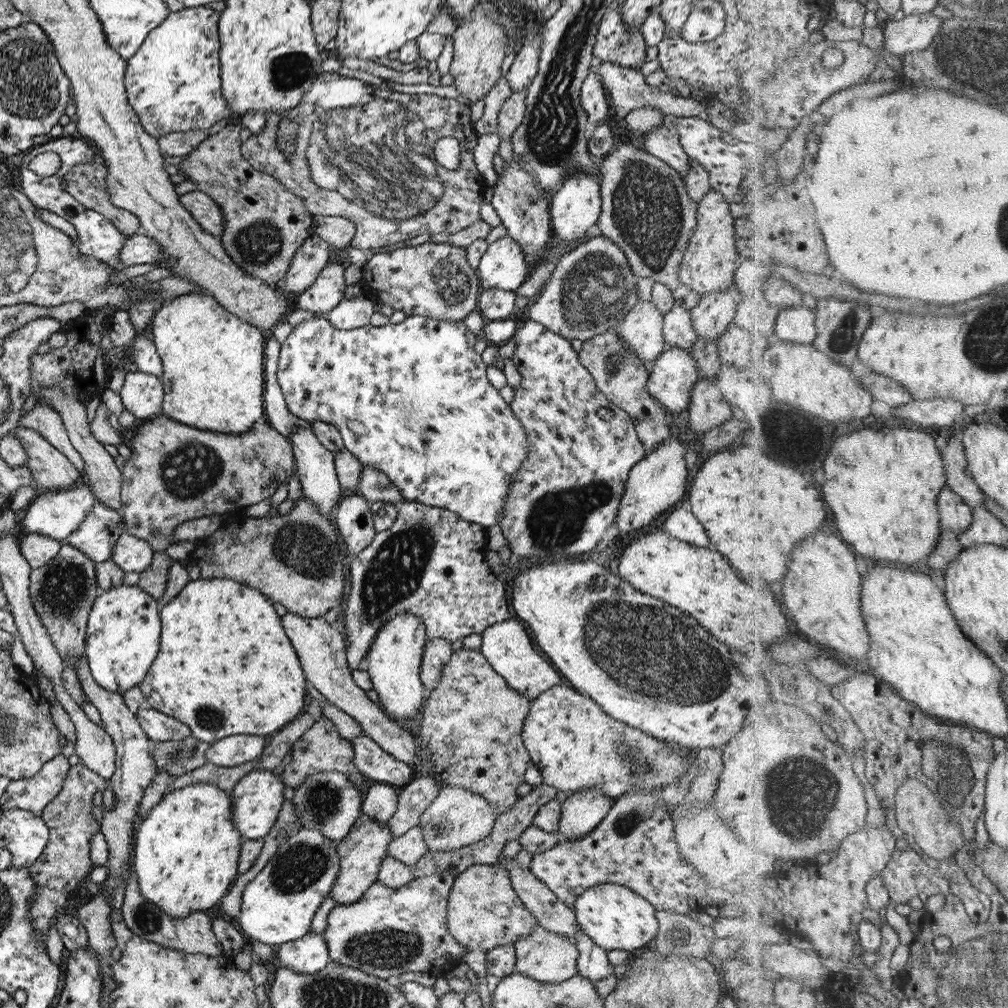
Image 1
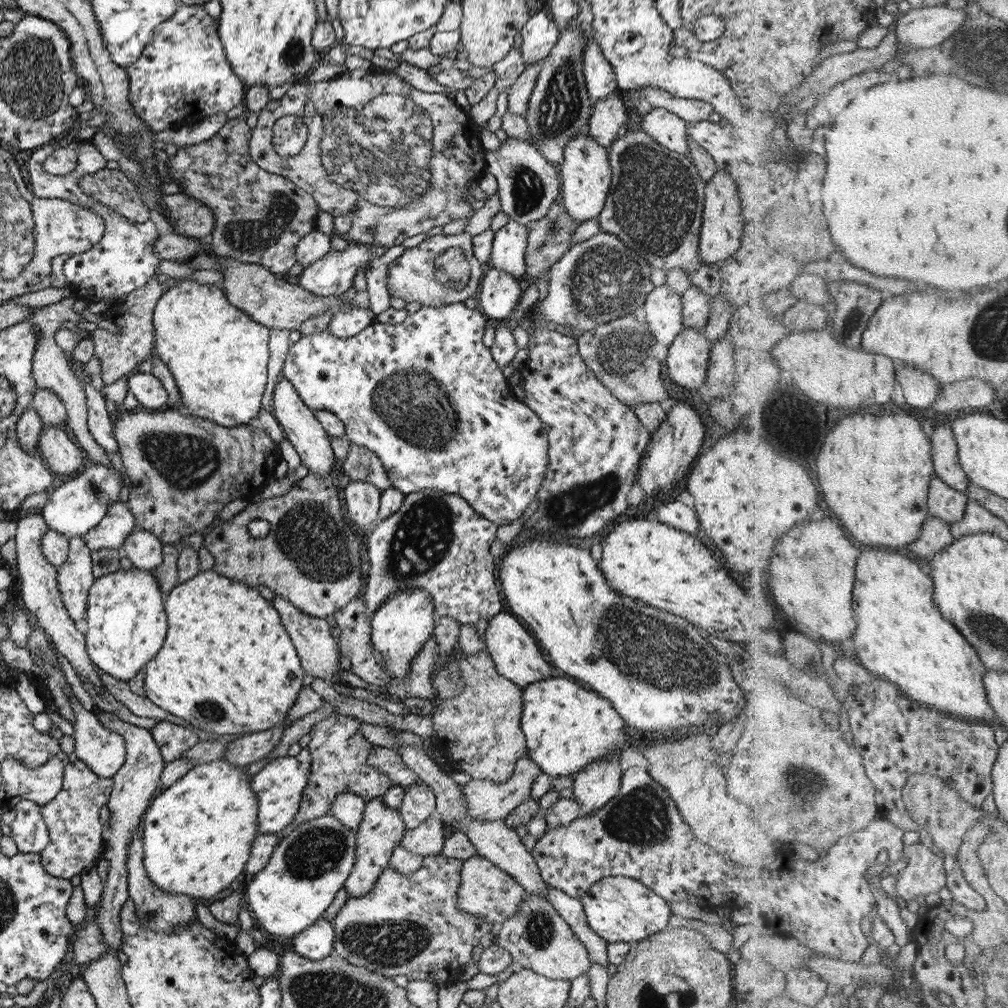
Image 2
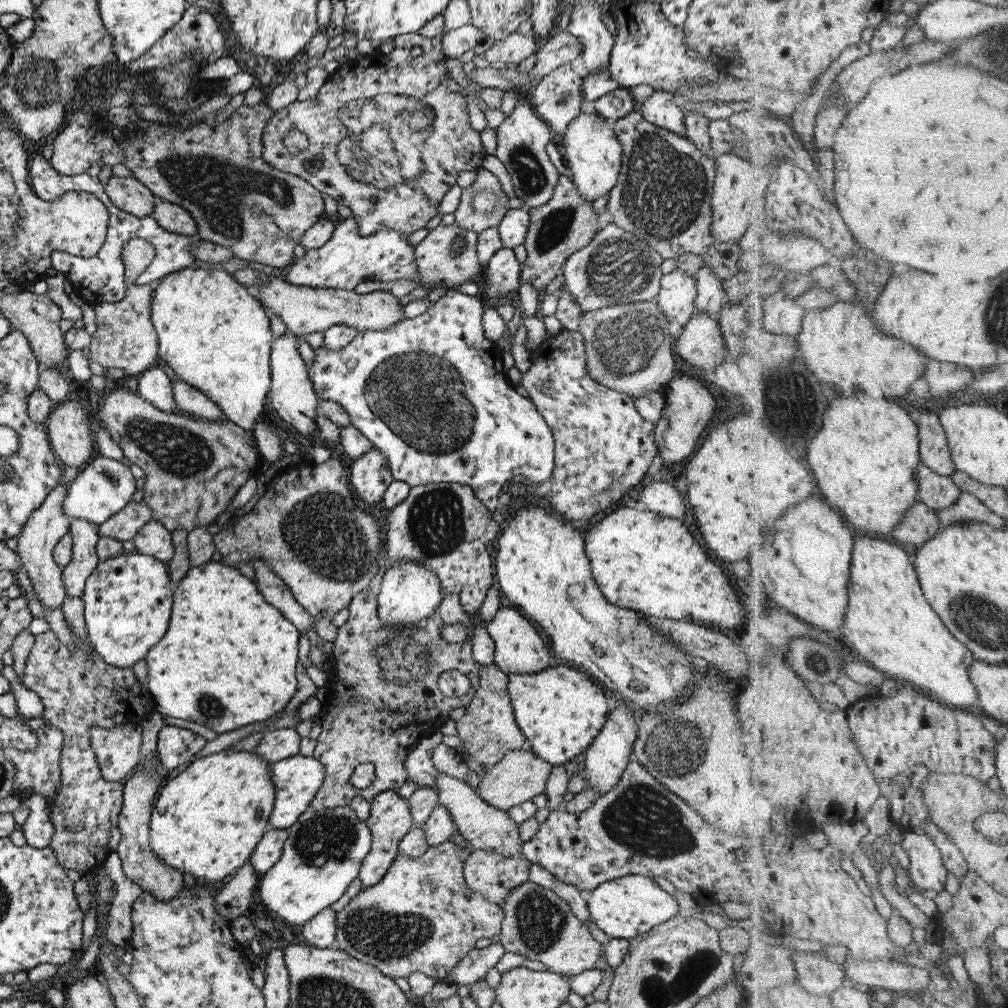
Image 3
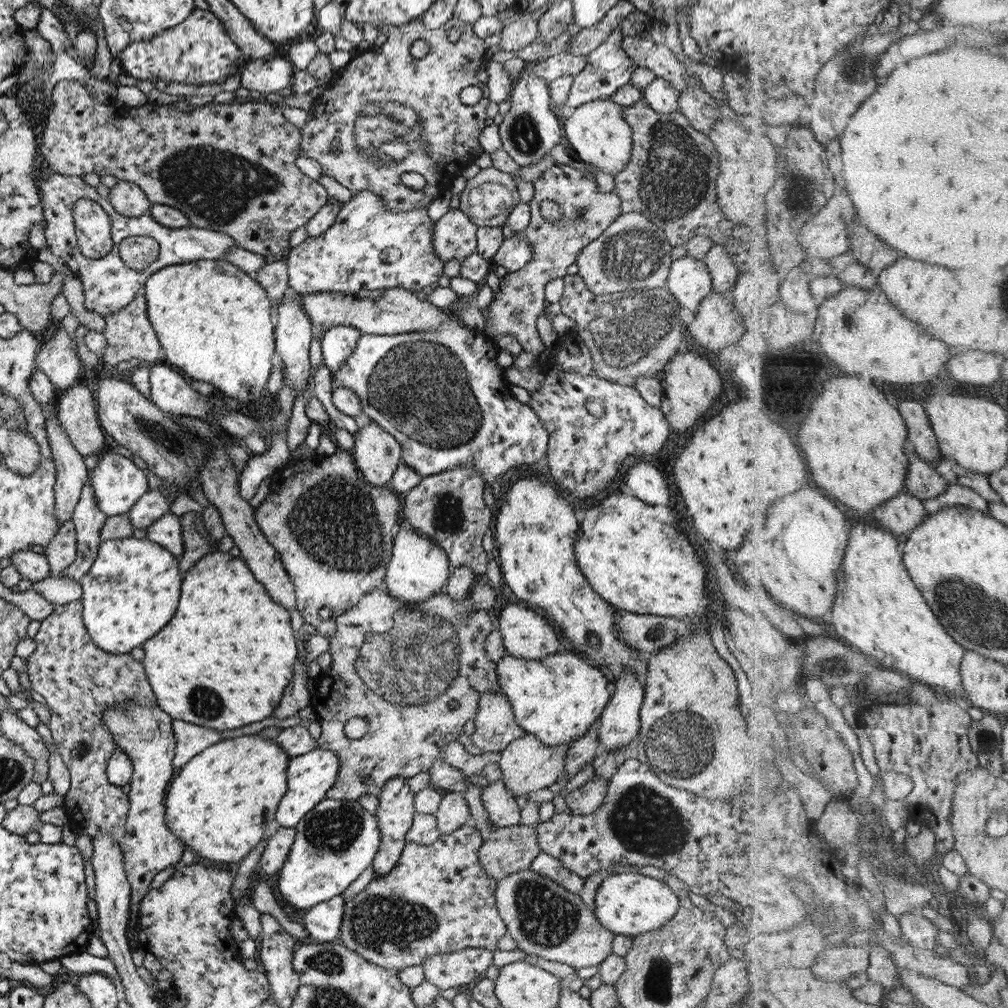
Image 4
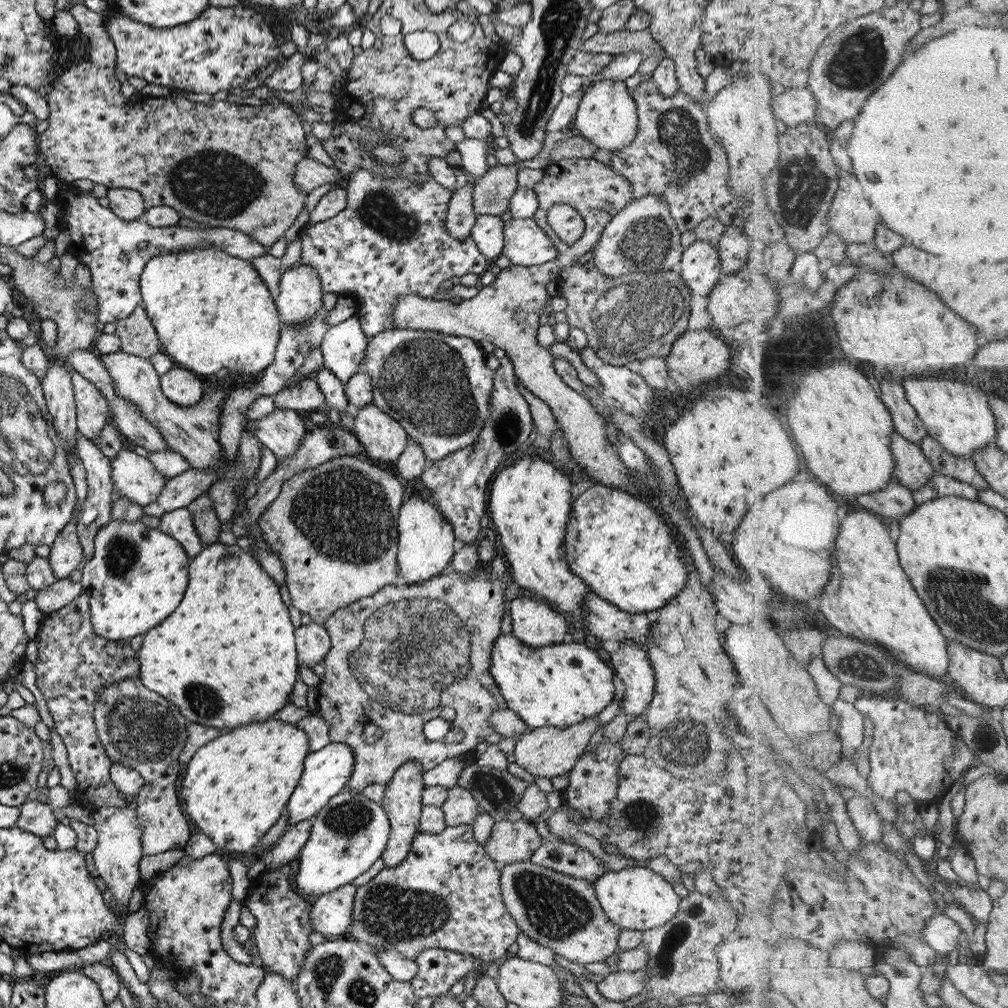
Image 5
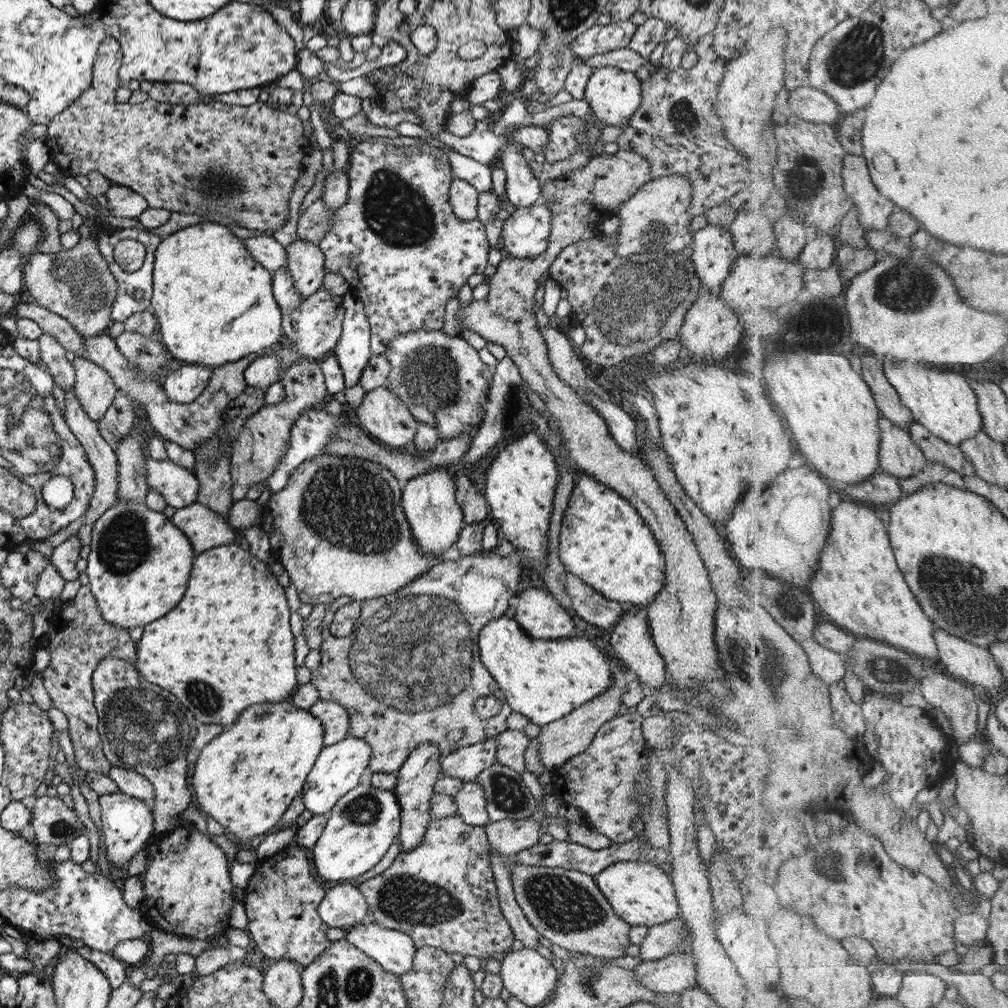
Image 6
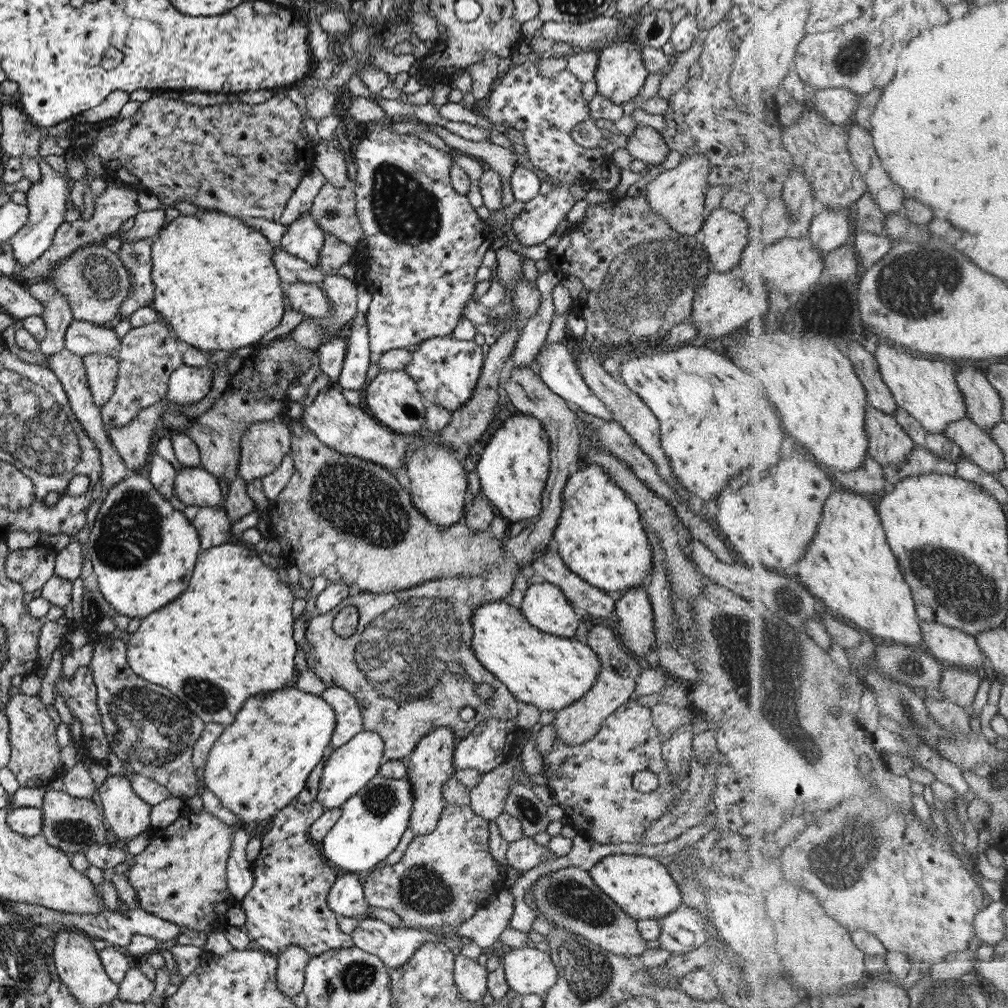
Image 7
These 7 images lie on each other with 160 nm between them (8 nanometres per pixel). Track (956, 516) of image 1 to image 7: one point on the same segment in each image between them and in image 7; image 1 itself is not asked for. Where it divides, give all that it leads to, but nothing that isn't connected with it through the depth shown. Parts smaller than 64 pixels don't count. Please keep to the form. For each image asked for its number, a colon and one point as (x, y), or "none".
2: (945, 502)
3: (938, 491)
4: (924, 481)
5: (913, 469)
6: (901, 456)
7: (889, 443)

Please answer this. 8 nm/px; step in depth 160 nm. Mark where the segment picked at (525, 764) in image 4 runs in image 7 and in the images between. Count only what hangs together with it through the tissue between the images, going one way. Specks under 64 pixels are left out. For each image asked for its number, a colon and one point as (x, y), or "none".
5: (547, 751)
6: (559, 740)
7: (577, 722)

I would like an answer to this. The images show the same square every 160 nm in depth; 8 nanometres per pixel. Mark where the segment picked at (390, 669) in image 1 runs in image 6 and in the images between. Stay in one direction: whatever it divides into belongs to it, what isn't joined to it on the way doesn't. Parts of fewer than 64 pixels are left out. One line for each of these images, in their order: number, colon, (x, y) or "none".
2: (405, 621)
3: (408, 594)
4: (417, 569)
5: (425, 540)
6: (428, 502)

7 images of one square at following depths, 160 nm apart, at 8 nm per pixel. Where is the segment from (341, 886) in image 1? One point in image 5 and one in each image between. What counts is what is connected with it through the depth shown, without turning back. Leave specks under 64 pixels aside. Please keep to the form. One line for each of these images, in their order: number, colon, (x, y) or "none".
2: (381, 828)
3: (389, 820)
4: (395, 810)
5: (401, 801)

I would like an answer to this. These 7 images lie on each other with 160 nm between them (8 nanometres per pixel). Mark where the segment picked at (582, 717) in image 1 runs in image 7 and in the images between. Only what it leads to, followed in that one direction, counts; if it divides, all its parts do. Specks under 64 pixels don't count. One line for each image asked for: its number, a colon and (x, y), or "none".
2: (566, 727)
3: (559, 710)
4: (558, 698)
5: (558, 685)
6: (543, 680)
7: (549, 672)

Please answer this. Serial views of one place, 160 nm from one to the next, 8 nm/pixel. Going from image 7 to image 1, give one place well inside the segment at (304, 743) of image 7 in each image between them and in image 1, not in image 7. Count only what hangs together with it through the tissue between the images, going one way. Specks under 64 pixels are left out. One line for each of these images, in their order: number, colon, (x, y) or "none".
1: (185, 854)
2: (196, 835)
3: (205, 821)
4: (218, 806)
5: (235, 787)
6: (244, 778)

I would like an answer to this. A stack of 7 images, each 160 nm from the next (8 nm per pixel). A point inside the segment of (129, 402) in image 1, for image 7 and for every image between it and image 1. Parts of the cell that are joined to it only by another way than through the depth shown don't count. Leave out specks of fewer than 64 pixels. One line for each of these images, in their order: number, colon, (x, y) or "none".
2: (148, 391)
3: (153, 385)
4: (169, 392)
5: (180, 386)
6: (183, 385)
7: (187, 384)

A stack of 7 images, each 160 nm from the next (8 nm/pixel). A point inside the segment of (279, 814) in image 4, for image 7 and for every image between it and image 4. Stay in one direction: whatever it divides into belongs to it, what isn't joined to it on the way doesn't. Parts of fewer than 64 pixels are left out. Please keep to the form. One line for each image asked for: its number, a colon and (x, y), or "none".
5: (325, 771)
6: (337, 768)
7: (349, 767)

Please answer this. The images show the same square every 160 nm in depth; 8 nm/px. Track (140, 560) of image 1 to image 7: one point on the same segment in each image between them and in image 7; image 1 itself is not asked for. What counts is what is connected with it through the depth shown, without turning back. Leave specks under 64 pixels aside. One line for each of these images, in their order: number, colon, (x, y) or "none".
2: (142, 549)
3: (152, 539)
4: (165, 531)
5: (178, 523)
6: (204, 529)
7: (212, 526)

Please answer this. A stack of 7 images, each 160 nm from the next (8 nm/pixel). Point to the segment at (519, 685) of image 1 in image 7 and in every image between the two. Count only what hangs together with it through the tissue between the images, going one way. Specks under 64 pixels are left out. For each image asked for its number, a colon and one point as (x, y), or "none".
2: (513, 651)
3: (518, 648)
4: (525, 635)
5: (534, 623)
6: (538, 614)
7: (544, 606)

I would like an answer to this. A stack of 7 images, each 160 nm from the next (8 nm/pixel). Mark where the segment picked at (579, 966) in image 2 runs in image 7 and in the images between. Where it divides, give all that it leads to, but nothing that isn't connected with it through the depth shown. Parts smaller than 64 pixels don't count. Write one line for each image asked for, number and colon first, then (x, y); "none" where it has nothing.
3: (537, 924)
4: (545, 920)
5: (561, 912)
6: (565, 907)
7: (568, 898)

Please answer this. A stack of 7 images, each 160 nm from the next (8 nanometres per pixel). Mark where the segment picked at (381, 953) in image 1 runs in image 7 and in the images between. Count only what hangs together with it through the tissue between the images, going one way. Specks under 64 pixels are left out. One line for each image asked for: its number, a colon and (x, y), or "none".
2: (409, 925)
3: (421, 916)
4: (436, 899)
5: (445, 894)
6: (442, 894)
7: (443, 877)

